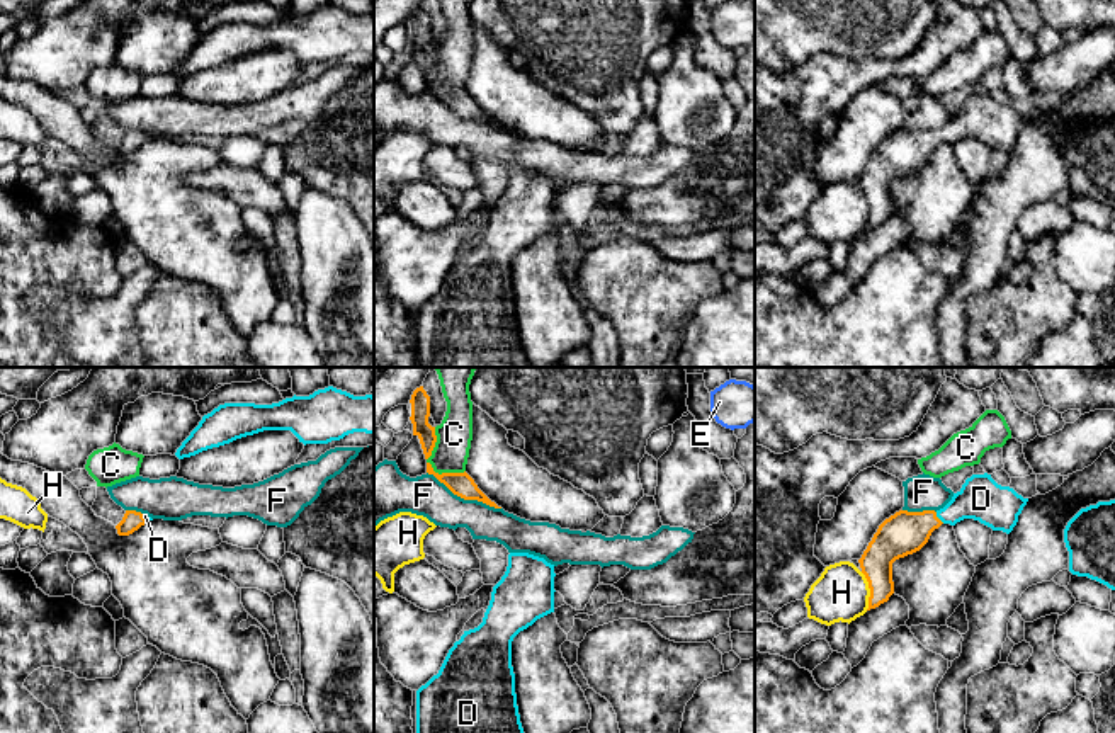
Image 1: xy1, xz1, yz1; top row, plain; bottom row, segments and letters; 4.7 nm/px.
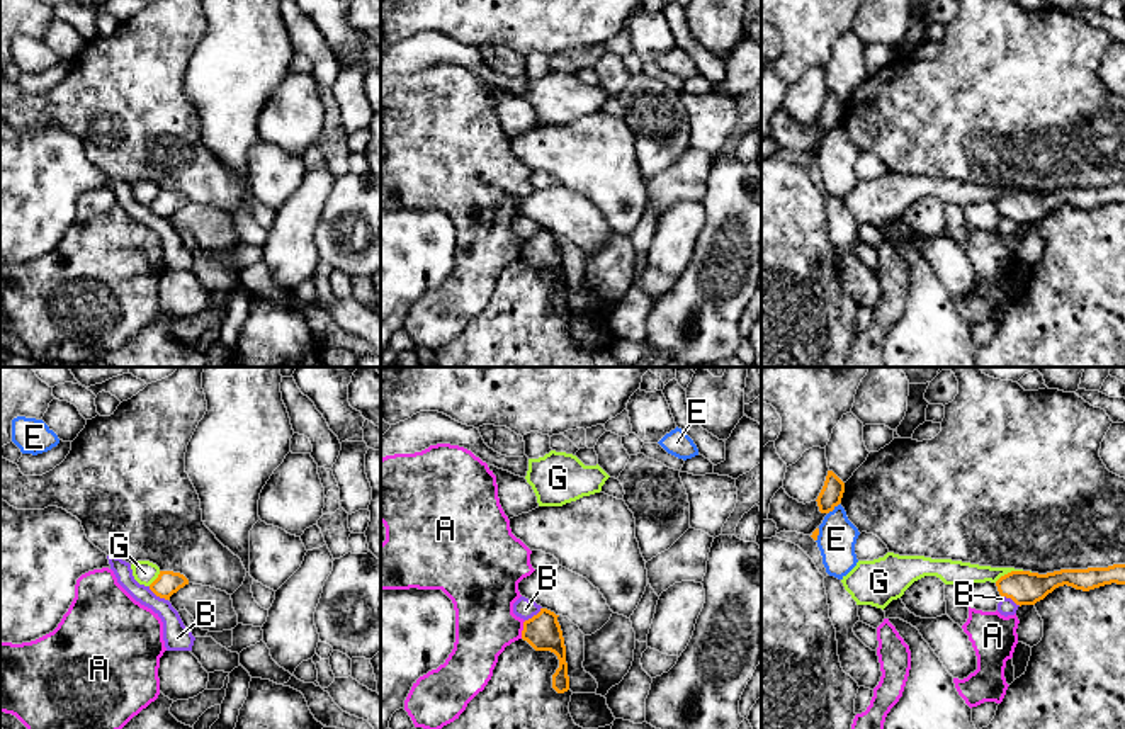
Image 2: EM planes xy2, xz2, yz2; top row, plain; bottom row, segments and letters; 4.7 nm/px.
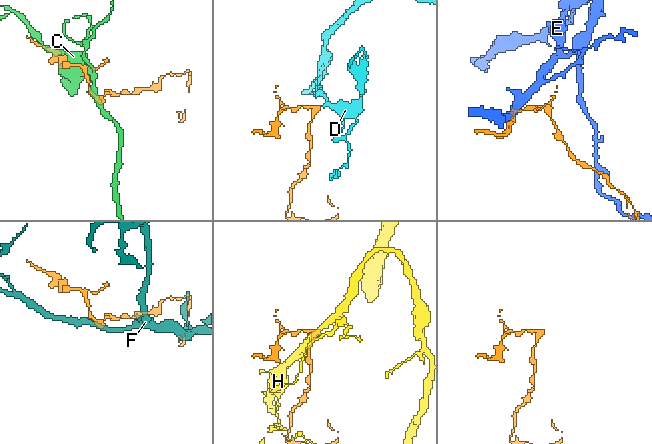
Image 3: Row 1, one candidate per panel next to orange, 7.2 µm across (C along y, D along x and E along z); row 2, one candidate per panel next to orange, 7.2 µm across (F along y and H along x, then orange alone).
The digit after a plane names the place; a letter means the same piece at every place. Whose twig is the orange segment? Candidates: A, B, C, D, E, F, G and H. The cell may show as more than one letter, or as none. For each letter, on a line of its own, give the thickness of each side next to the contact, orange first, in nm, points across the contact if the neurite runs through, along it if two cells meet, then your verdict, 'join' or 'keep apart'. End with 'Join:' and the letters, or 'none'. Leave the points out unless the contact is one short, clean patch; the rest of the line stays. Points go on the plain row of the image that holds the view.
A: 170 nm thick on the orange side, 300 nm on the other; border along xz2 (525, 240), (520, 257); keep apart
B: 120 nm thick on the orange side, 130 nm on the other; border along xy2 (148, 206), (167, 220); keep apart
C: 110 nm thick on the orange side, 170 nm on the other; keep apart
D: 200 nm thick on the orange side, 200 nm on the other; runs through yz1 (905, 152), (937, 136), (981, 118); join
E: 110 nm thick on the orange side, 180 nm on the other; border along yz2 (838, 123), (828, 133); keep apart
F: 110 nm thick on the orange side, 190 nm on the other; keep apart
G: 160 nm thick on the orange side, 110 nm on the other; keep apart
H: 170 nm thick on the orange side, 260 nm on the other; keep apart
Join: D

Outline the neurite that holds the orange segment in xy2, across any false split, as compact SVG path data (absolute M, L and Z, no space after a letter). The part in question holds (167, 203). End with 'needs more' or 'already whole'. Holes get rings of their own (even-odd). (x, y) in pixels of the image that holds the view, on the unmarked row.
M160 190L158 197L150 204L150 209L165 219L170 219L173 212L189 204L189 199L173 190Z; already whole

